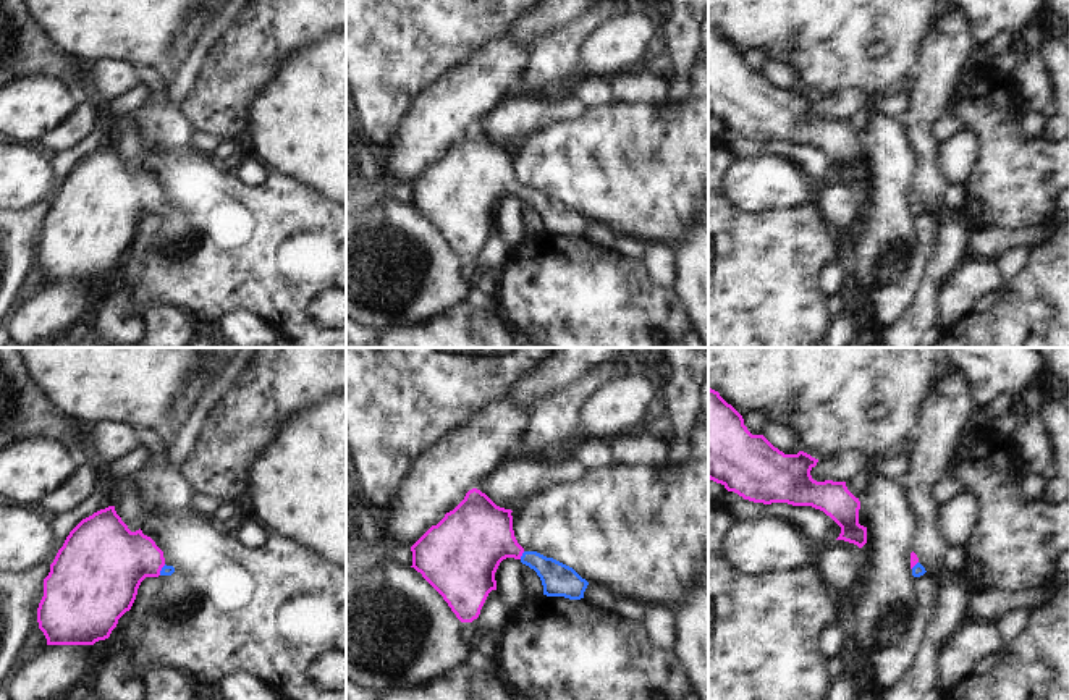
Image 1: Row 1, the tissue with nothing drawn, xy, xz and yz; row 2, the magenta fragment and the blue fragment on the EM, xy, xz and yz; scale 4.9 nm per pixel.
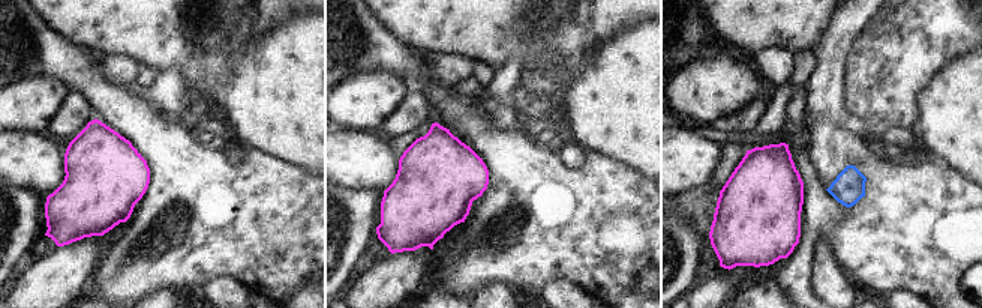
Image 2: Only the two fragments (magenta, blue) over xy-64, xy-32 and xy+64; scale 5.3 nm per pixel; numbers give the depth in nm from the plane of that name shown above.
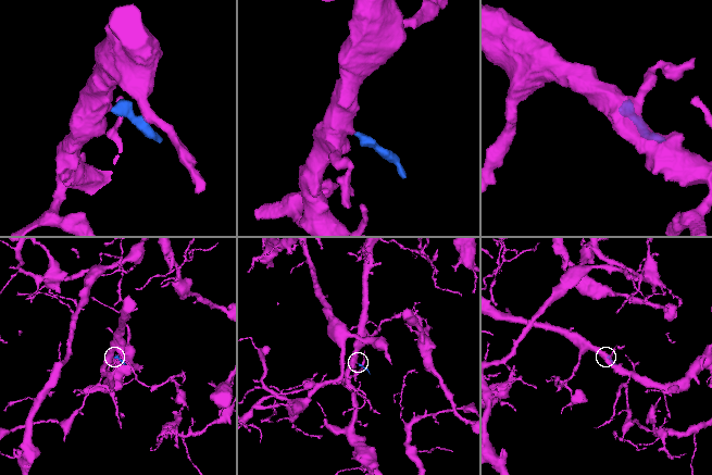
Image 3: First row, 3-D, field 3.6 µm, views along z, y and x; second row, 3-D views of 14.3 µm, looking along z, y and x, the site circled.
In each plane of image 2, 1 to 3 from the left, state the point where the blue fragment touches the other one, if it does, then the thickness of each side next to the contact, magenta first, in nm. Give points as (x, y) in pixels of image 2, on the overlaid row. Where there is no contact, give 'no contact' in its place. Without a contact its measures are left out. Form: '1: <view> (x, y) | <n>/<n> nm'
1: no contact
2: no contact
3: no contact

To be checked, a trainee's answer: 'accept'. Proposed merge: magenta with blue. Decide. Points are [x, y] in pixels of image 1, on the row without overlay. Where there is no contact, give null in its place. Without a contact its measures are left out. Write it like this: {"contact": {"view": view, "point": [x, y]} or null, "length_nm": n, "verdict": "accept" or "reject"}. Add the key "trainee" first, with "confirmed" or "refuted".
{"trainee": "confirmed", "contact": {"view": "xz", "point": [521, 193]}, "length_nm": 50, "verdict": "accept"}

